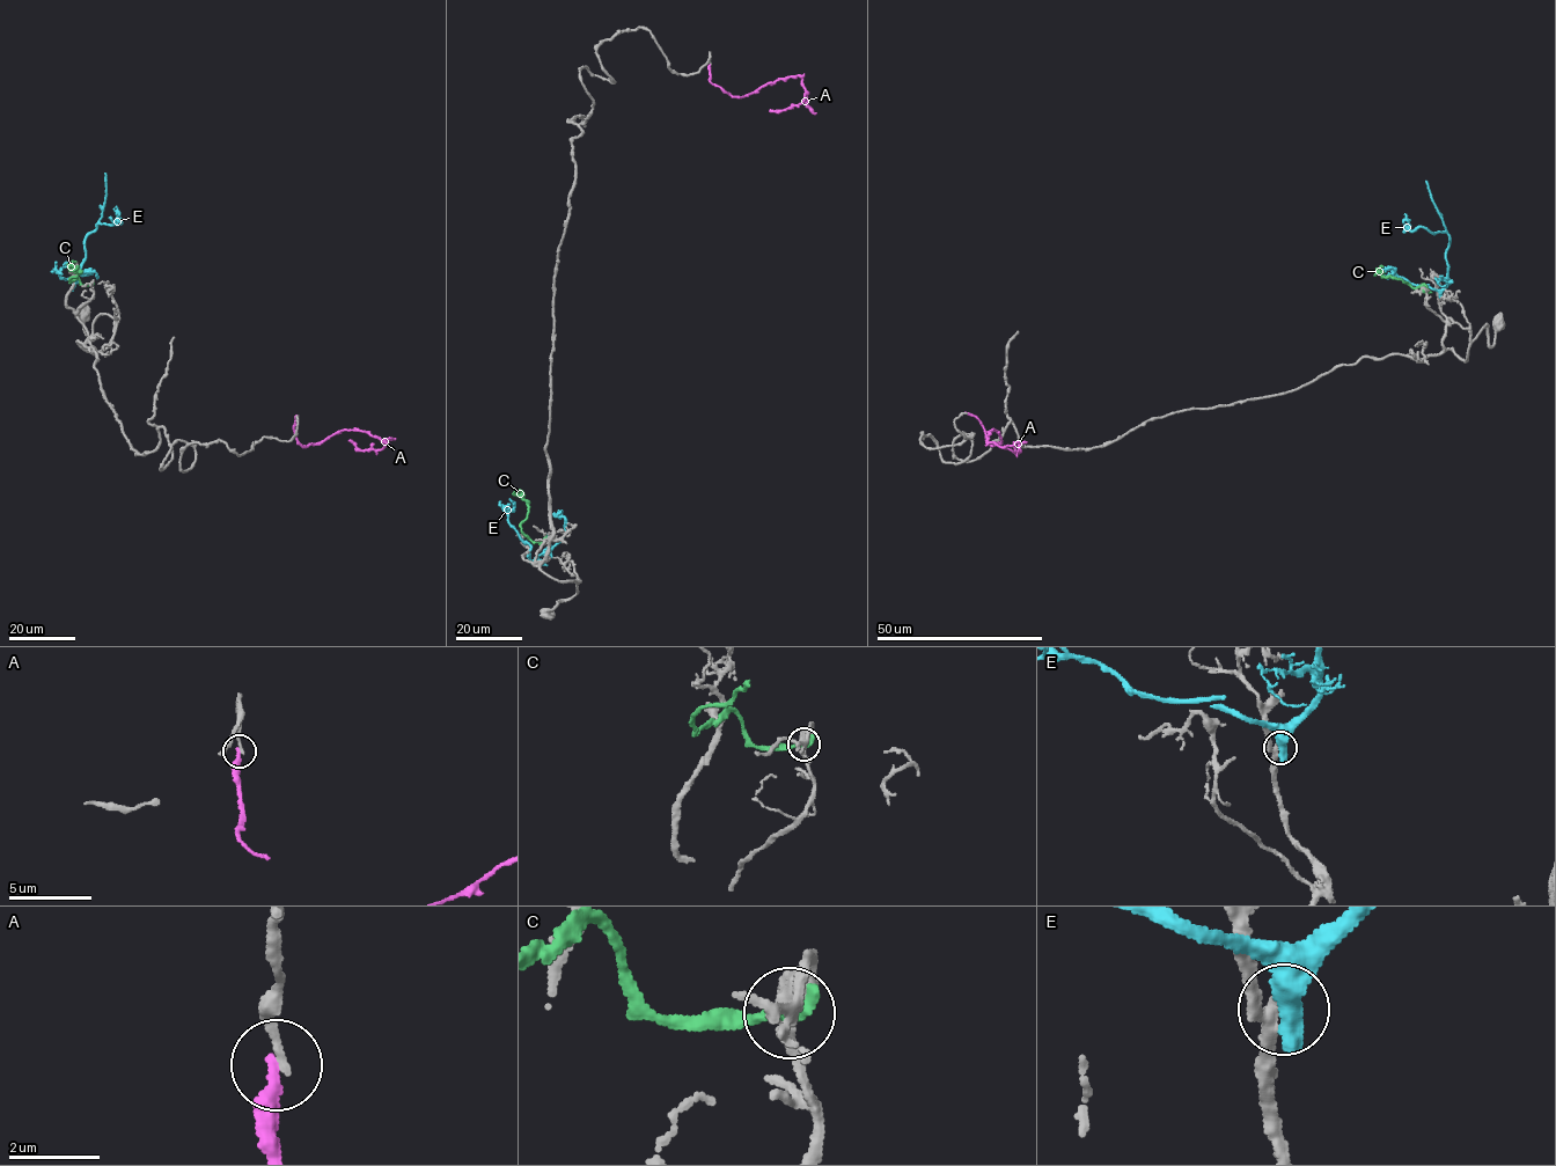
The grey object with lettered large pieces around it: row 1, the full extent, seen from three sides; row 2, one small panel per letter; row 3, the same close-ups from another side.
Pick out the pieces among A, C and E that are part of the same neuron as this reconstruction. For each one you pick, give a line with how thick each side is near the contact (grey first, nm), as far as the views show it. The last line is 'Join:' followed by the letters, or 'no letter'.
Join: no letter

